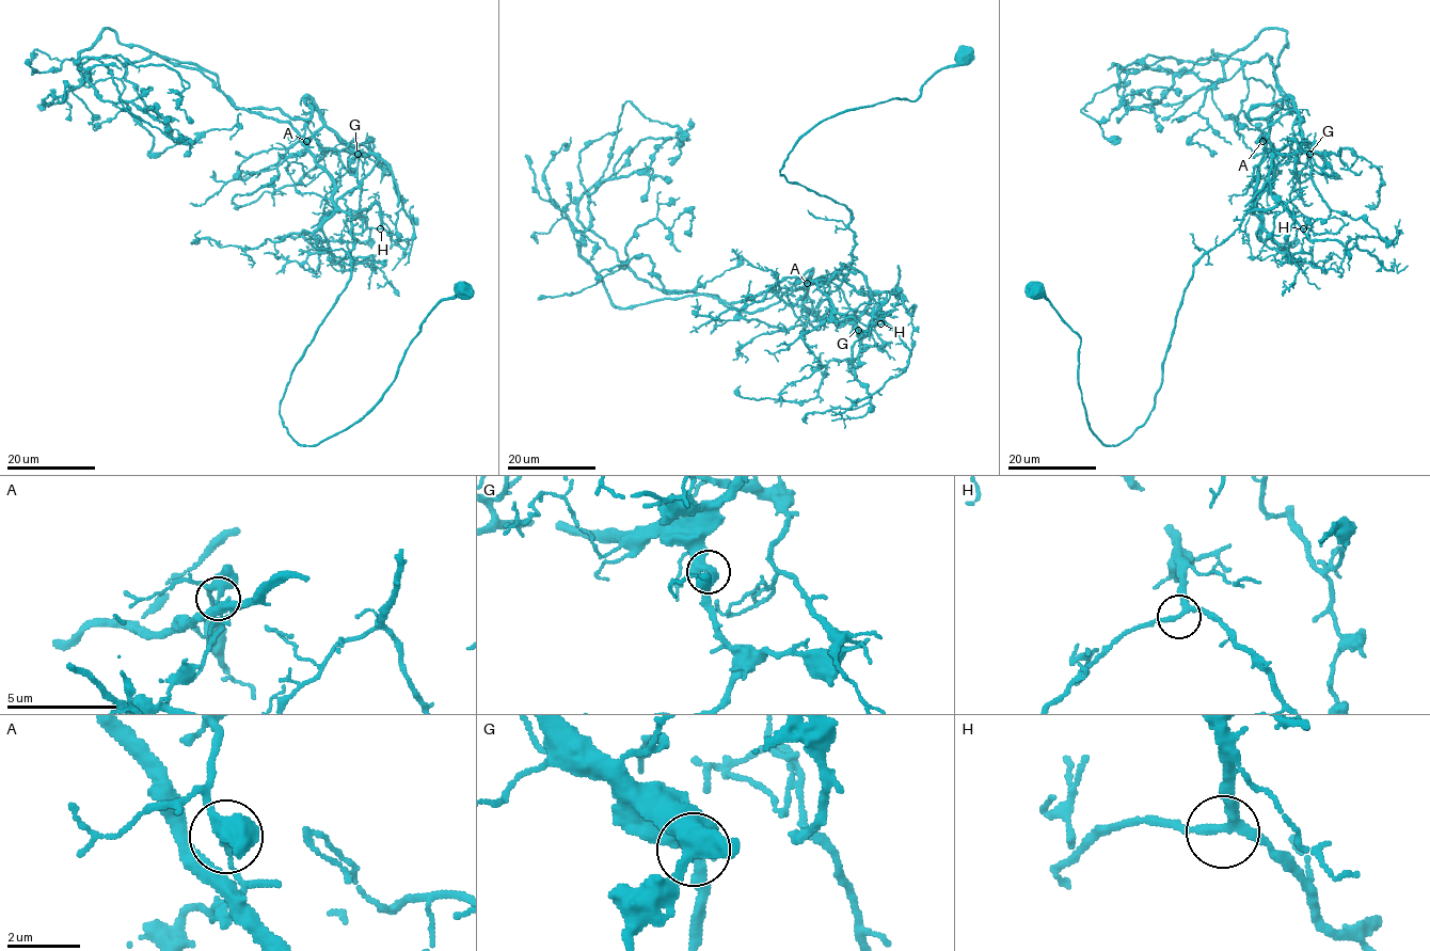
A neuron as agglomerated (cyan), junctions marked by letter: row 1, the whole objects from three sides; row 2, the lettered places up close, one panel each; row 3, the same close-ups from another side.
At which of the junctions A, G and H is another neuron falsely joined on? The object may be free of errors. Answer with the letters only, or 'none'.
A

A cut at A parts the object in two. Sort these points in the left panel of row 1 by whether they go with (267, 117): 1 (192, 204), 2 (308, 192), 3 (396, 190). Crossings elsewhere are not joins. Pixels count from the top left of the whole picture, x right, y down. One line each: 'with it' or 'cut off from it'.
1: cut off from it
2: with it
3: cut off from it

